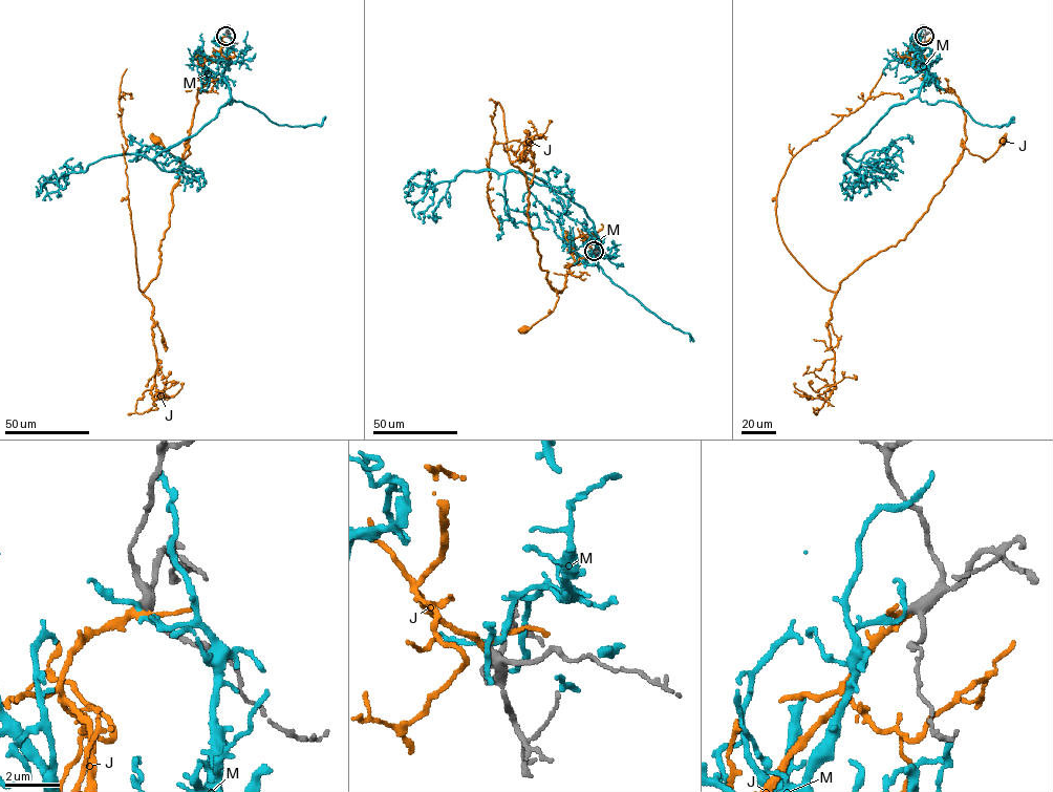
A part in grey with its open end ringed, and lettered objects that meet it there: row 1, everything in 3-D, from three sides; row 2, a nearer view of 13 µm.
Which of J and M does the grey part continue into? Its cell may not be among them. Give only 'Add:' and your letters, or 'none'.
Add: J

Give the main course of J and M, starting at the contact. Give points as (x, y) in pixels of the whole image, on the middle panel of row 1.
J: (594, 251), (587, 237), (571, 241), (575, 262), (565, 286), (555, 291), (558, 299), (554, 308), (522, 329)
M: (594, 251), (598, 236), (585, 210), (529, 173), (463, 171), (428, 189), (428, 172), (410, 178)

